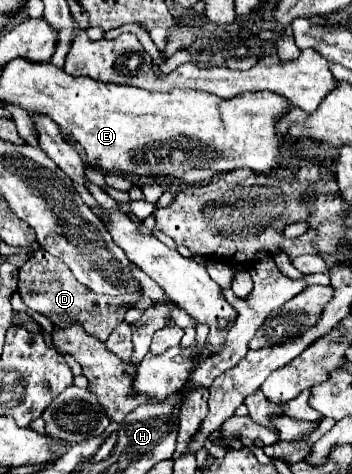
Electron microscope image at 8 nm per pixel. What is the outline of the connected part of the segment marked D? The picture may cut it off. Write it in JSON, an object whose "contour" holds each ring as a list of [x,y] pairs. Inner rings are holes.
{"contour":[[[38,250],[36,254],[30,256],[30,260],[20,268],[20,280],[18,280],[18,294],[22,298],[22,302],[48,316],[52,322],[56,324],[70,324],[70,322],[80,322],[84,326],[84,330],[96,338],[100,338],[102,342],[112,334],[112,330],[124,320],[126,314],[126,306],[122,306],[120,302],[108,298],[108,296],[100,296],[100,294],[92,294],[88,288],[84,288],[68,270],[68,266],[60,260],[54,258],[52,254],[48,254],[46,250]]]}

